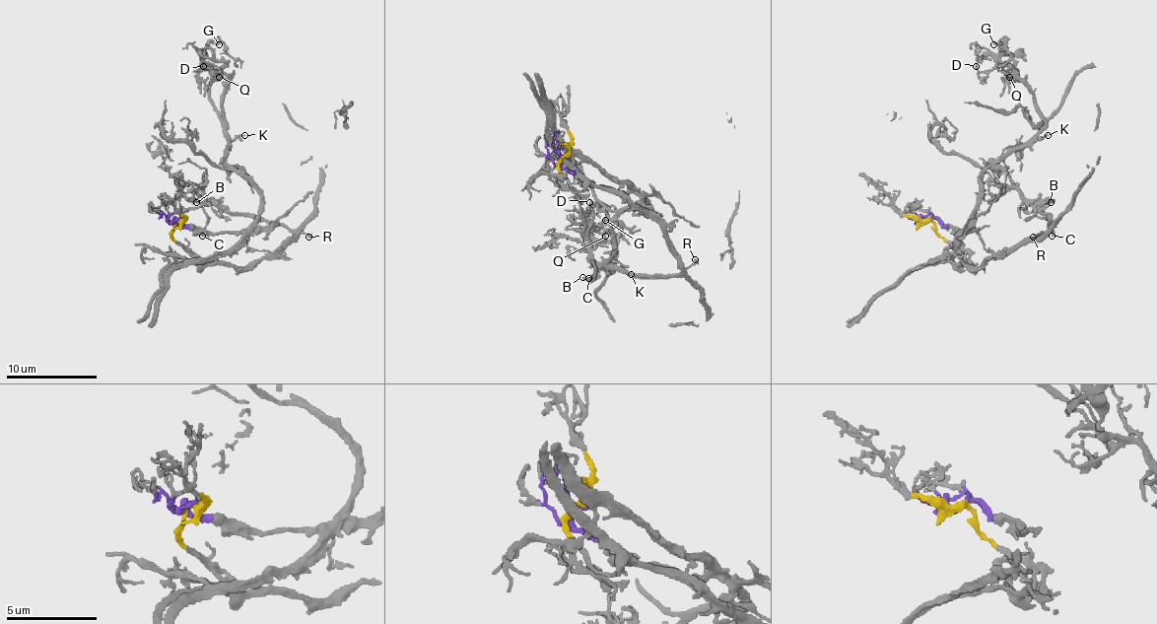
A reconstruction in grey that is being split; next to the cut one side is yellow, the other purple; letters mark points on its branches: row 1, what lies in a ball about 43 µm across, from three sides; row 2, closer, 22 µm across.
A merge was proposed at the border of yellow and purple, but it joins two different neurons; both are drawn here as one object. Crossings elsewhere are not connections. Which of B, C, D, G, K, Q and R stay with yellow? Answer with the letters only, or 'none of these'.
B, C, R

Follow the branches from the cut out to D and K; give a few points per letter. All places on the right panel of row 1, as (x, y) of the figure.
D: (929, 220), (966, 232), (982, 174), (1041, 126), (1034, 93), (1009, 67), (980, 72), (975, 65)
K: (929, 220), (938, 218), (945, 225), (966, 232), (973, 218), (982, 174), (995, 161), (1048, 136)

